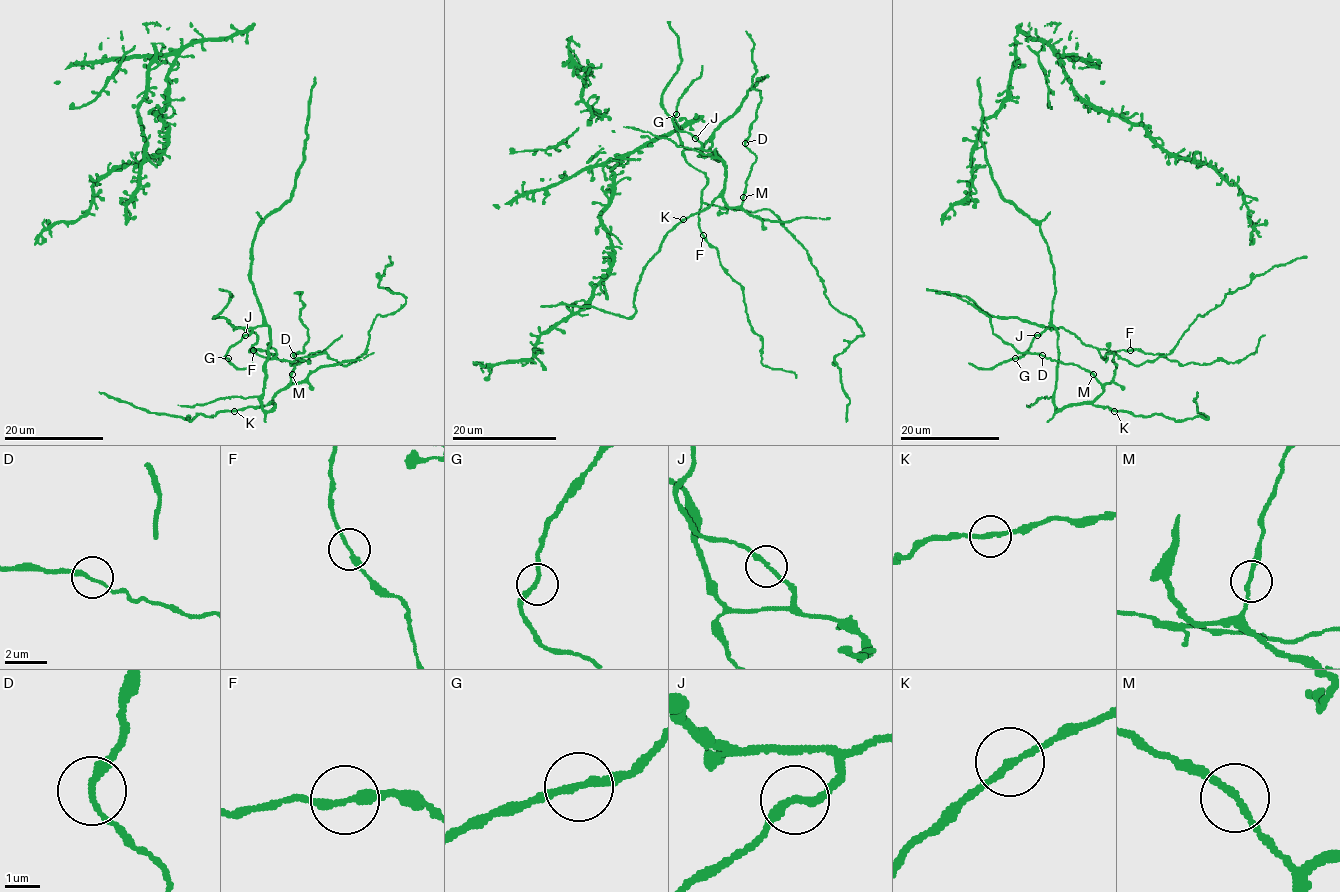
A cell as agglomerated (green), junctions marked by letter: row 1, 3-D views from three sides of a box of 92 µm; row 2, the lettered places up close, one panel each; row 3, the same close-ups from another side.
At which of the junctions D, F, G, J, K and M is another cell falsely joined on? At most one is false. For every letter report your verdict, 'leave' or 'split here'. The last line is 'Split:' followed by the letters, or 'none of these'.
D: leave
F: leave
G: leave
J: leave
K: leave
M: leave
Split: none of these

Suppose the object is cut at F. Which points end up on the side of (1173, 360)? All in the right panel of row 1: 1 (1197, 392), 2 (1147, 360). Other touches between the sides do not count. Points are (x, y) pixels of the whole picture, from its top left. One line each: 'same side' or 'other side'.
1: other side
2: other side

